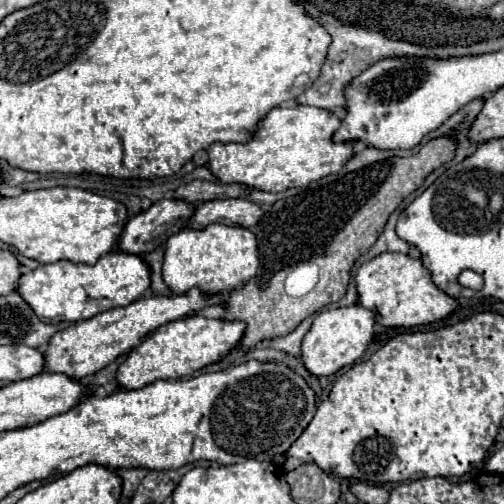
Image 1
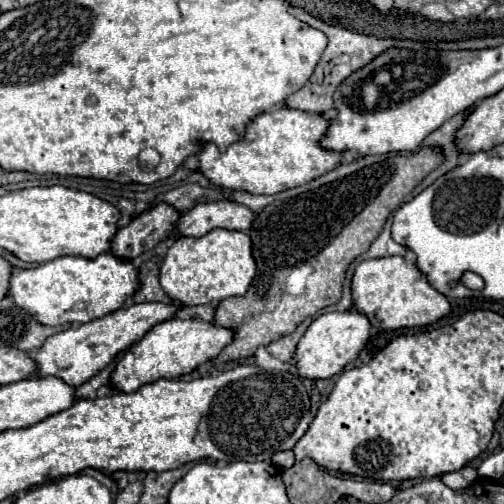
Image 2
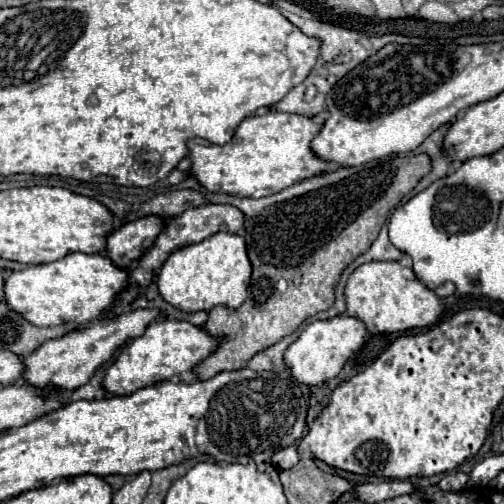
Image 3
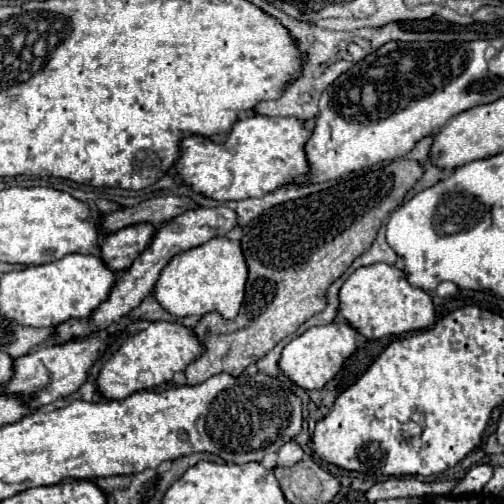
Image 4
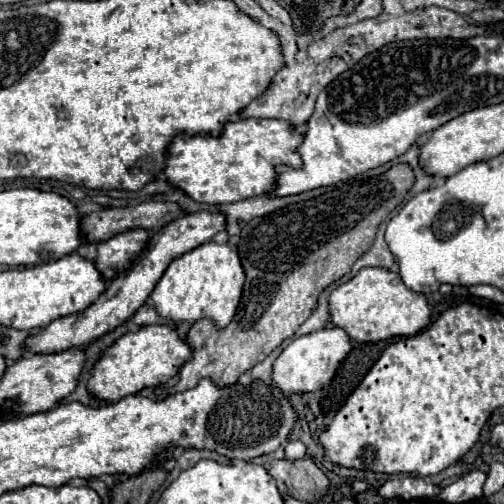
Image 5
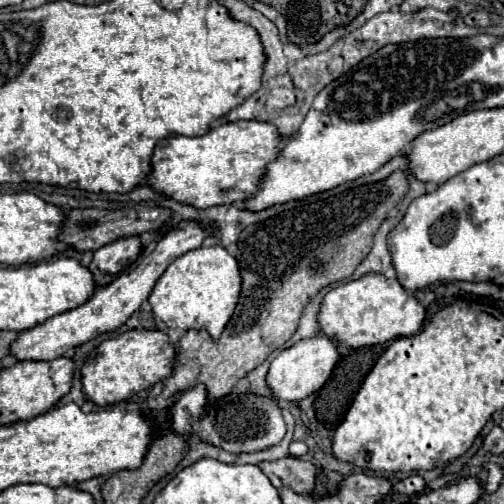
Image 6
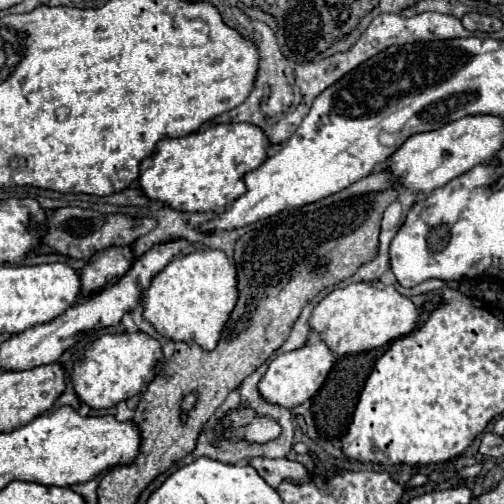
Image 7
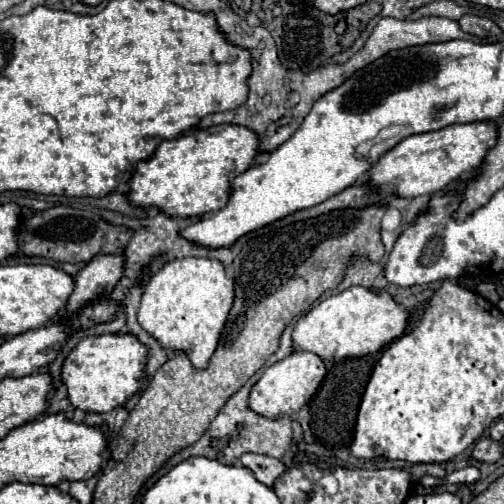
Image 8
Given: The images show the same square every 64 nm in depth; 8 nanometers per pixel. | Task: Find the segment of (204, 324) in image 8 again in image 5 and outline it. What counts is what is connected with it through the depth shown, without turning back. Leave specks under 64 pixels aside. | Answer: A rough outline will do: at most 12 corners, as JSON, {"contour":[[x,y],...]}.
{"contour":[[208,242],[170,262],[152,292],[174,322],[224,328],[244,286],[238,250]]}

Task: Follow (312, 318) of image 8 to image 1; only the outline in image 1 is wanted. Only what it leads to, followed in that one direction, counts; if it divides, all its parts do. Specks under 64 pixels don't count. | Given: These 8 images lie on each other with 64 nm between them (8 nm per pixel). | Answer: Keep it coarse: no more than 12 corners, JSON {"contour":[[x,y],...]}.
{"contour":[[382,252],[356,274],[378,324],[414,328],[458,308],[422,260]]}

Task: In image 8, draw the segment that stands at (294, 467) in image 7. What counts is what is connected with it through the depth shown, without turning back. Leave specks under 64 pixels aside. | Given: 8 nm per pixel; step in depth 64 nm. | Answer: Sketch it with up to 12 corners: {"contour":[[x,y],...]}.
{"contour":[[244,454],[240,462],[266,486],[288,470],[282,460]]}

